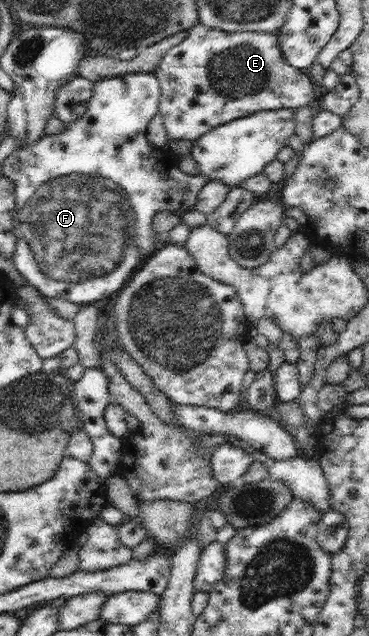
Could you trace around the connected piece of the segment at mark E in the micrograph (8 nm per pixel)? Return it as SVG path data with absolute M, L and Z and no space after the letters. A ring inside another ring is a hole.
M199 23L199 25L194 25L194 27L191 27L191 29L188 30L186 38L180 44L177 44L177 46L171 48L163 57L161 57L161 60L159 61L157 67L155 67L153 73L157 77L160 84L160 103L158 113L163 118L164 127L166 128L169 138L175 140L187 139L194 141L196 138L203 136L216 126L232 122L236 119L241 119L246 115L251 115L252 113L259 111L273 111L285 108L292 109L295 112L303 106L308 106L309 103L315 100L321 93L318 87L314 84L314 80L308 72L300 68L295 68L284 59L280 50L277 33L265 33L260 31L231 33L225 32L221 29L205 26L203 23Z

